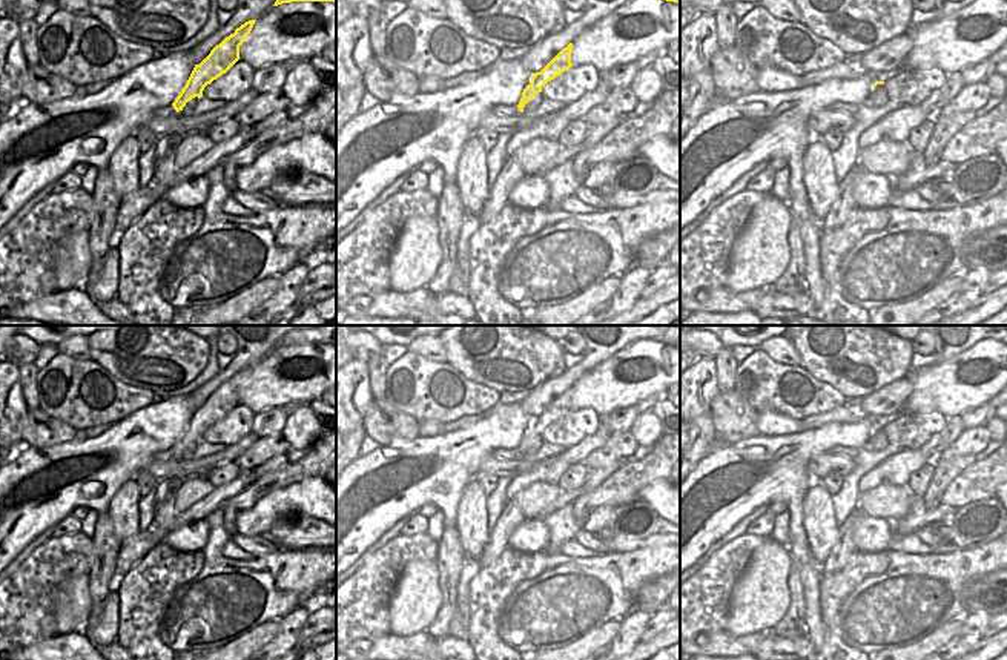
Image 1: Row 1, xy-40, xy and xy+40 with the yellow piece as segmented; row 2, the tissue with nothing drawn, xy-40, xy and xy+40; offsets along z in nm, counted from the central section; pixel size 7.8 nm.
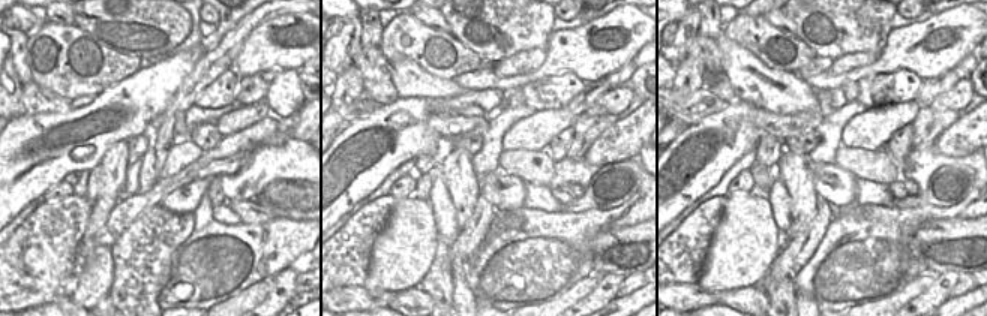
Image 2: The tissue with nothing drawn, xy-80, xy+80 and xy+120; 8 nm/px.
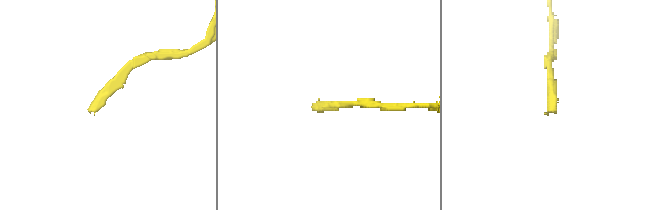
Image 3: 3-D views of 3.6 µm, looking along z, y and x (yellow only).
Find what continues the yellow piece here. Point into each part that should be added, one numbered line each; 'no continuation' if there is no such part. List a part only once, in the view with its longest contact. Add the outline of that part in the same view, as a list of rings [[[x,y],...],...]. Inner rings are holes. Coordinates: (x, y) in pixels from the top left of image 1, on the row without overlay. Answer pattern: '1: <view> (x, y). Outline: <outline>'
no continuation.

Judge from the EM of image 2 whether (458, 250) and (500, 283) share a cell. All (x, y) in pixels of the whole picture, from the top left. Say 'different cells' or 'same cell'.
different cells

